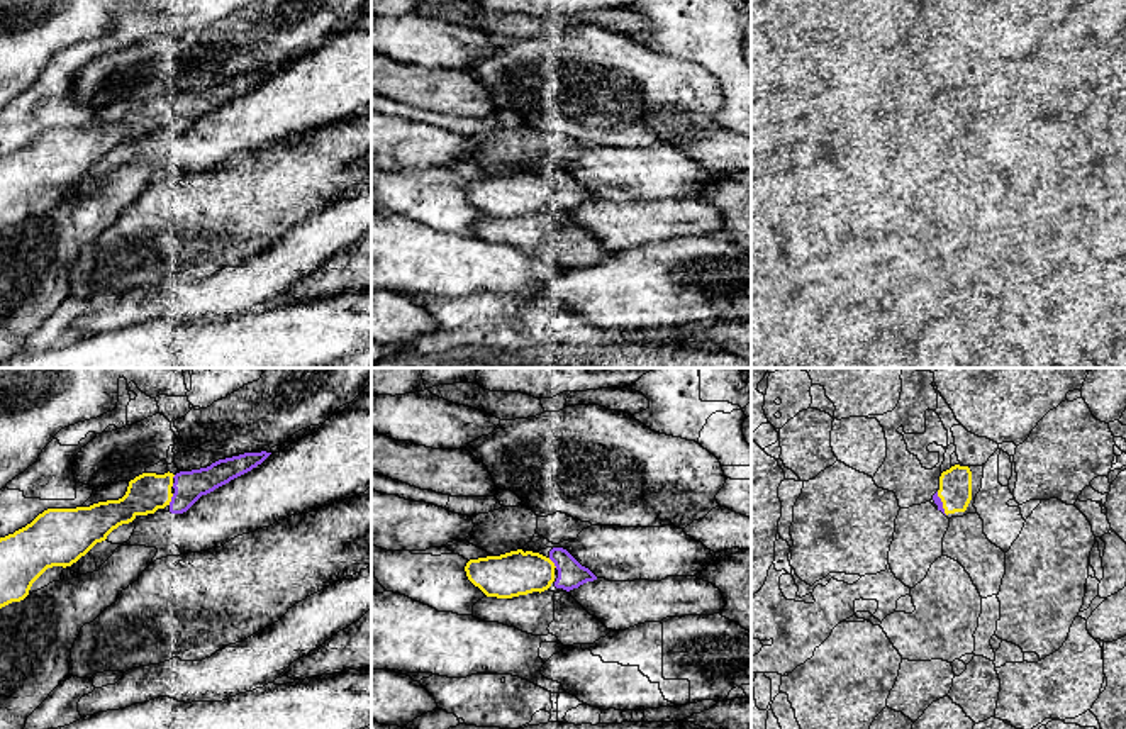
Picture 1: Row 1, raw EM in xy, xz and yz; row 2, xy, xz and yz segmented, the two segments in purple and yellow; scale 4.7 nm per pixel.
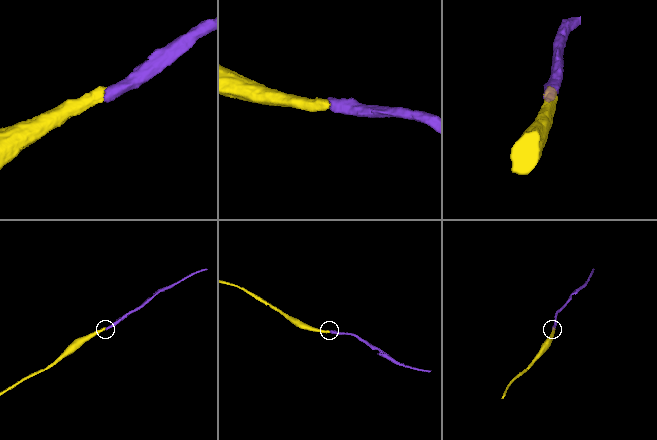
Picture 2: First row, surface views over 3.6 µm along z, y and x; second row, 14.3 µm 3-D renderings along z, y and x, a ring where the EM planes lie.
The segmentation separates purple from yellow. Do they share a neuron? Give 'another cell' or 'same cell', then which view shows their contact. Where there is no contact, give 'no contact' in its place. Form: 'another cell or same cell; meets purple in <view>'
same cell; meets purple in xy

